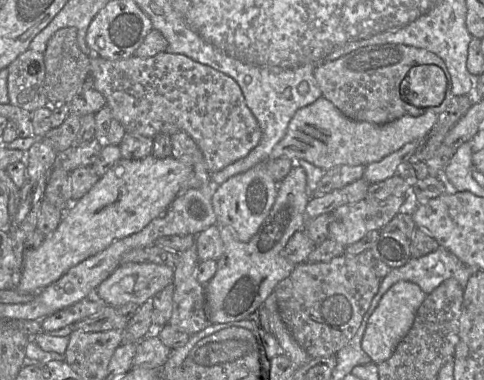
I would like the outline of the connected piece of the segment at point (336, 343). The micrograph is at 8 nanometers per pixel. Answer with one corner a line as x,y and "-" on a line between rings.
366,250
357,255
343,254
327,262
303,262
296,265
292,273
276,285
274,292
280,316
311,358
336,355
357,332
381,283
381,279
373,270
373,259
371,250

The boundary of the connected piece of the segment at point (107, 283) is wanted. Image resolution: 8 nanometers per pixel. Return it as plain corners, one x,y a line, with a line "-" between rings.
129,263
118,266
101,282
93,297
117,308
127,303
140,306
170,284
174,284
174,267

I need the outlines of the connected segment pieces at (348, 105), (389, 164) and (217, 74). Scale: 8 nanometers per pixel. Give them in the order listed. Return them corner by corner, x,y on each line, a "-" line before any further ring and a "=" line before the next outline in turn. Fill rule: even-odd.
376,43
358,47
331,61
317,60
314,77
322,91
322,97
329,100
346,117
377,125
392,122
403,116
417,117
425,112
434,112
438,116
454,97
451,76
445,62
433,52
403,44
-
423,64
440,67
447,80
444,101
439,106
428,109
405,102
400,93
400,84
409,70
=
420,141
409,142
381,160
368,164
362,178
369,184
374,184
396,175
400,164
409,162
419,142
=
165,51
149,58
132,56
121,60
96,56
91,58
90,76
95,89
106,98
113,118
123,125
126,132
154,139
160,133
171,136
184,131
201,150
210,173
246,157
262,139
261,127
238,83
230,76
185,55

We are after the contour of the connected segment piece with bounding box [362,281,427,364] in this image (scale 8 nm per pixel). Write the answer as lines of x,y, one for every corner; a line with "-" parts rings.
399,281
382,296
377,308
370,316
362,339
362,348
372,362
379,364
392,356
398,344
410,331
417,310
427,295
415,283

